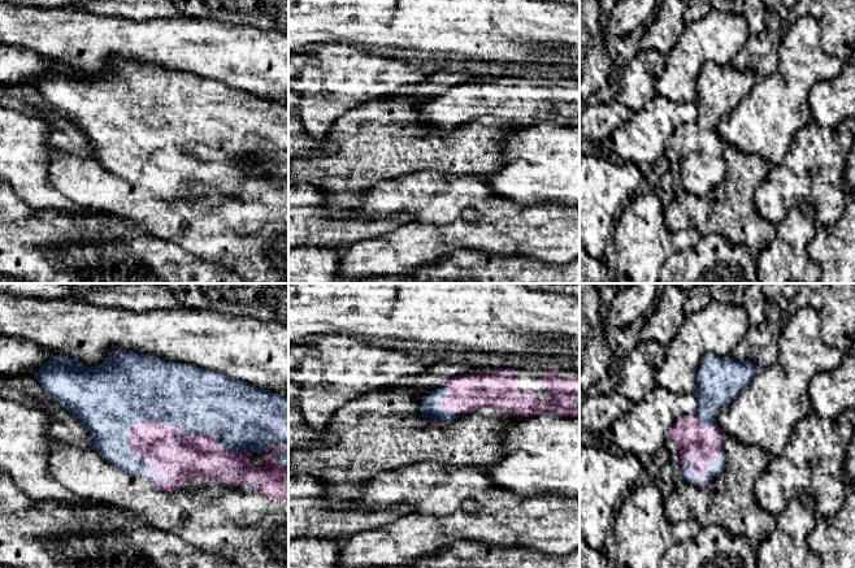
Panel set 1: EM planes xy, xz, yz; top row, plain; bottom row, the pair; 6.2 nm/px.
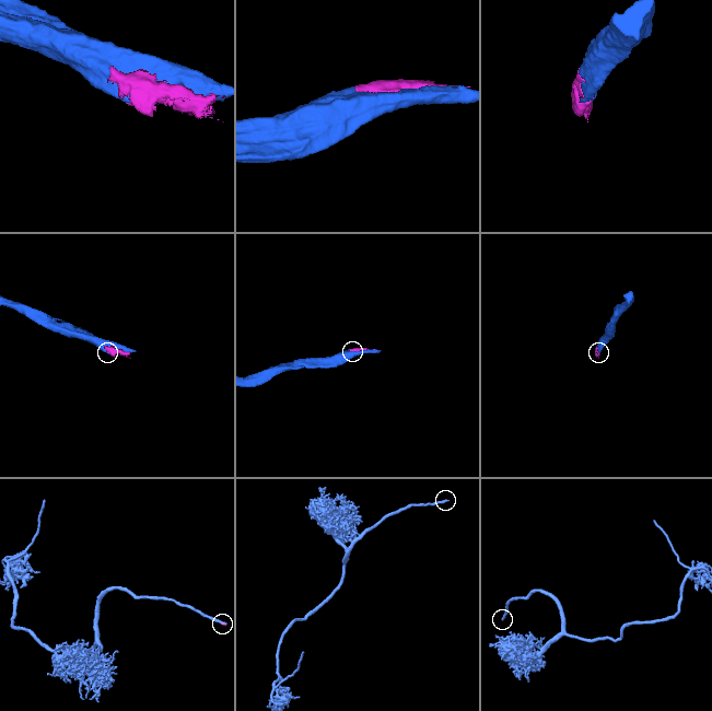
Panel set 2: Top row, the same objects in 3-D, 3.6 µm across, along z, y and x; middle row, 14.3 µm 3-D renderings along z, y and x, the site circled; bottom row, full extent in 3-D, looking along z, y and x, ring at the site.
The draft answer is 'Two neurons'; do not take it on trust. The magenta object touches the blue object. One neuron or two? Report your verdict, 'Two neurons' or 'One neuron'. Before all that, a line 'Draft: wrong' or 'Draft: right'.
Draft: wrong
One neuron

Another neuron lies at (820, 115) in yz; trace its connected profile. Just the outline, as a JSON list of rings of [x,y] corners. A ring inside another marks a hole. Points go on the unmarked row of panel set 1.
[[[855,47],[836,78],[811,88],[808,104],[812,120],[820,126],[834,127],[846,118],[855,118]]]

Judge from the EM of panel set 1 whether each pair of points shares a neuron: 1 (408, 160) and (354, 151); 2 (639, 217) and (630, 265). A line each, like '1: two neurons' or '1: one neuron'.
1: one neuron
2: one neuron

